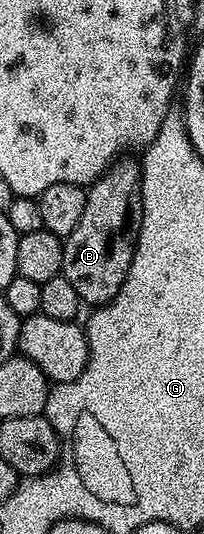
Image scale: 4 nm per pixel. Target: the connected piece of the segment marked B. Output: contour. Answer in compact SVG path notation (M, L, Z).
M116 160L115 164L87 189L85 211L81 223L63 243L63 271L61 276L73 283L84 306L108 305L129 275L133 263L135 244L143 218L143 192L141 191L141 165L138 160Z

